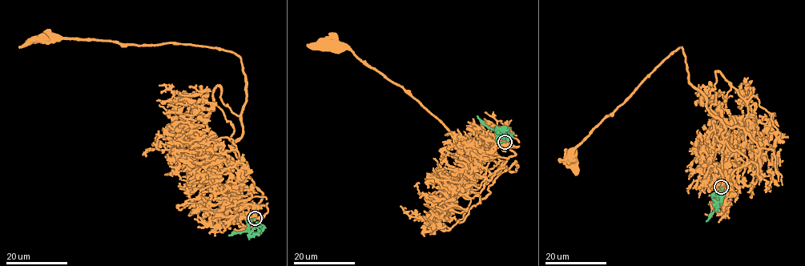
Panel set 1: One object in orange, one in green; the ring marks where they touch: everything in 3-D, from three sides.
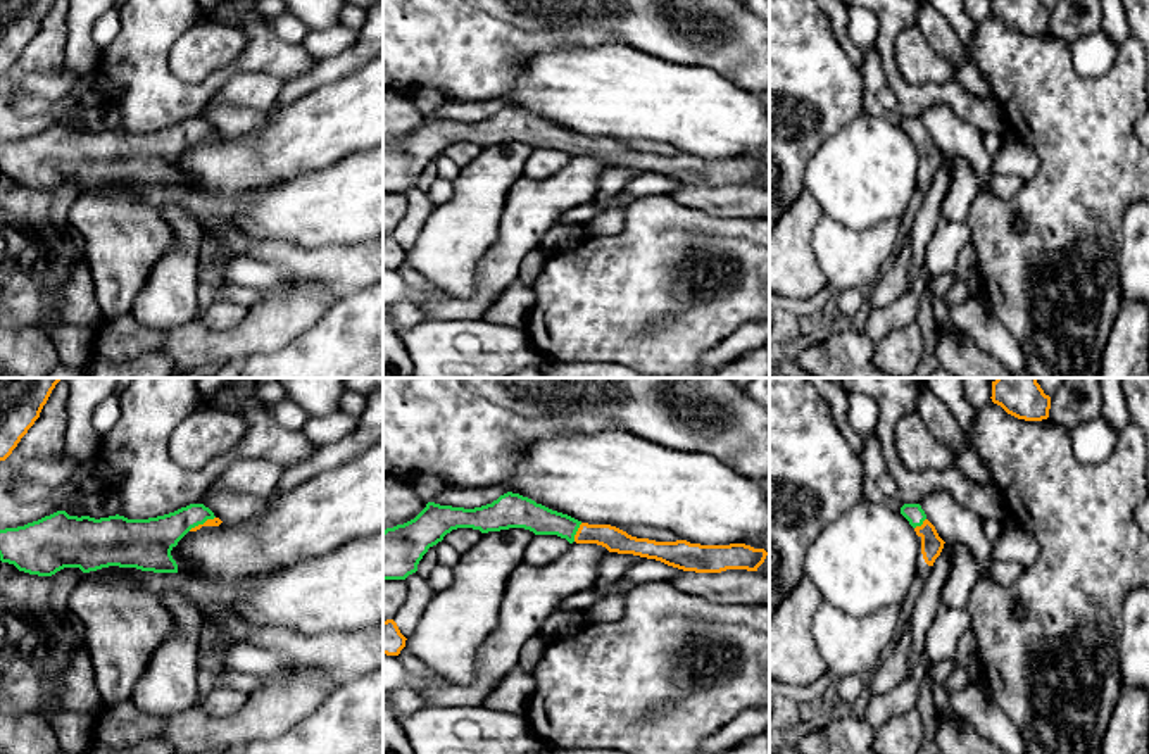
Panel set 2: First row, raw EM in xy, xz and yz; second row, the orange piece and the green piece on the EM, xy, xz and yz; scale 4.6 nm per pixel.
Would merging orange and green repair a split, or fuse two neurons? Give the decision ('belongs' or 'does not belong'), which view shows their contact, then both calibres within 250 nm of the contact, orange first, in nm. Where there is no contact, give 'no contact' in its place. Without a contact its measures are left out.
belongs; contact in xz; calibres 110 and 140 nm

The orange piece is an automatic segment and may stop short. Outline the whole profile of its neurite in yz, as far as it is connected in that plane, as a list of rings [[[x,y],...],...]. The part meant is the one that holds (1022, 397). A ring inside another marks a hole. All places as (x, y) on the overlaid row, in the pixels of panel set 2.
[[[997,378],[992,381],[990,399],[1018,419],[1042,421],[1049,418],[1051,397],[1044,393],[1037,378]]]

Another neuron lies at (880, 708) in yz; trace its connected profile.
[[[944,545],[925,580],[909,621],[911,647],[907,654],[907,676],[894,690],[873,695],[864,709],[863,716],[873,728],[880,728],[890,718],[906,714],[916,707],[920,687],[932,666],[925,652],[925,637],[942,606],[942,590],[949,576],[951,556]]]

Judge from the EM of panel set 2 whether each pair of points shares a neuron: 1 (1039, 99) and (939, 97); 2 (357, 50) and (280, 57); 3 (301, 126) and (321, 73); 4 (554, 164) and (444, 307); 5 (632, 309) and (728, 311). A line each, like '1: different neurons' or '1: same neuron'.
1: different neurons
2: different neurons
3: different neurons
4: different neurons
5: same neuron

